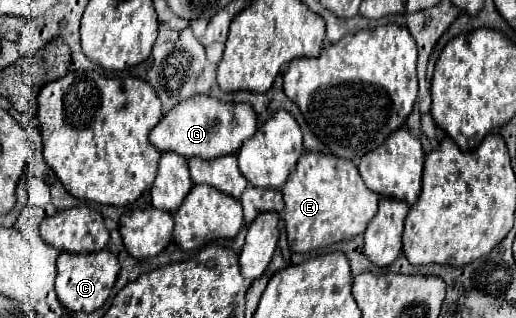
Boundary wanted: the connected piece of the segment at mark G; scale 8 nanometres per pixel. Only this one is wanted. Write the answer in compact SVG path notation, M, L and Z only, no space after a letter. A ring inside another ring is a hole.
M193 96L171 108L151 130L149 140L159 152L175 152L185 158L213 160L235 154L257 130L257 118L249 104L227 104L211 96Z

